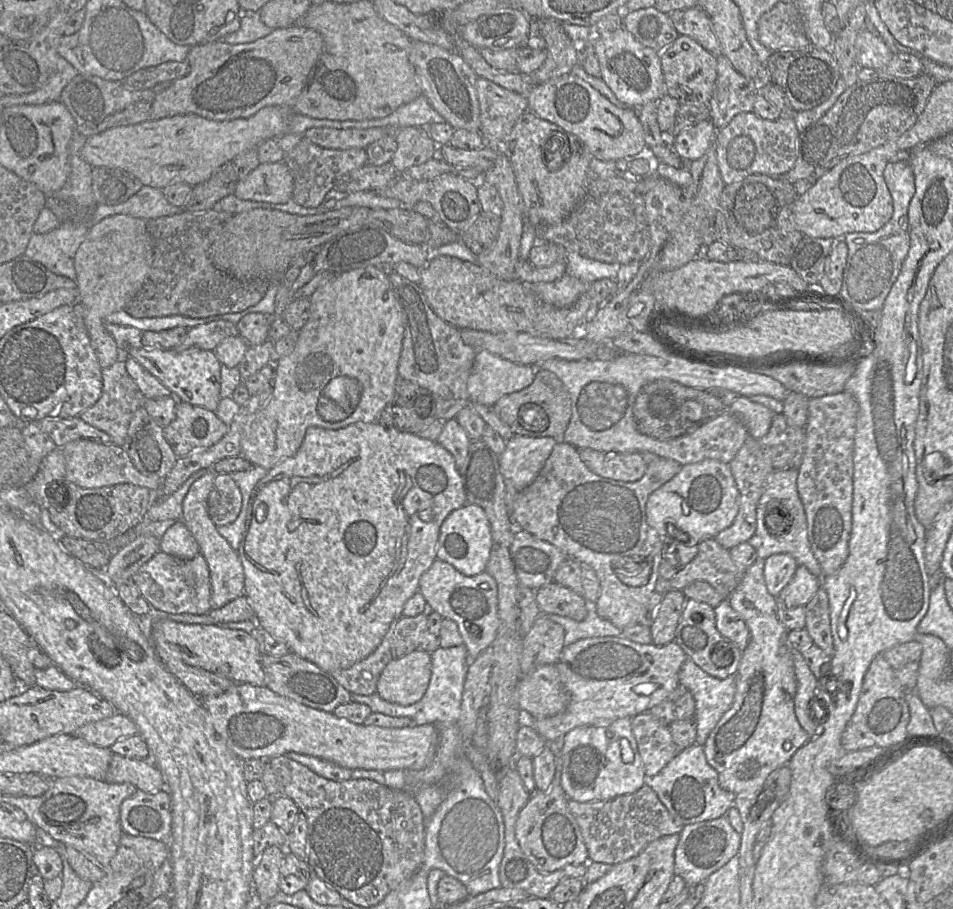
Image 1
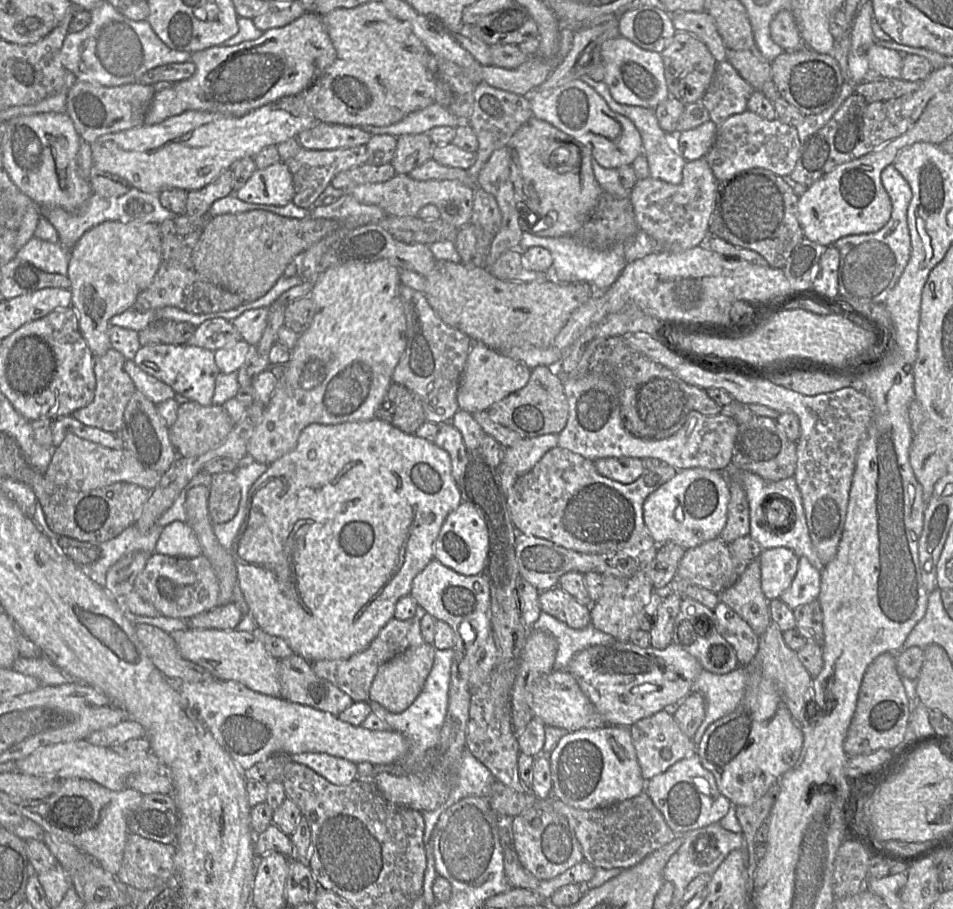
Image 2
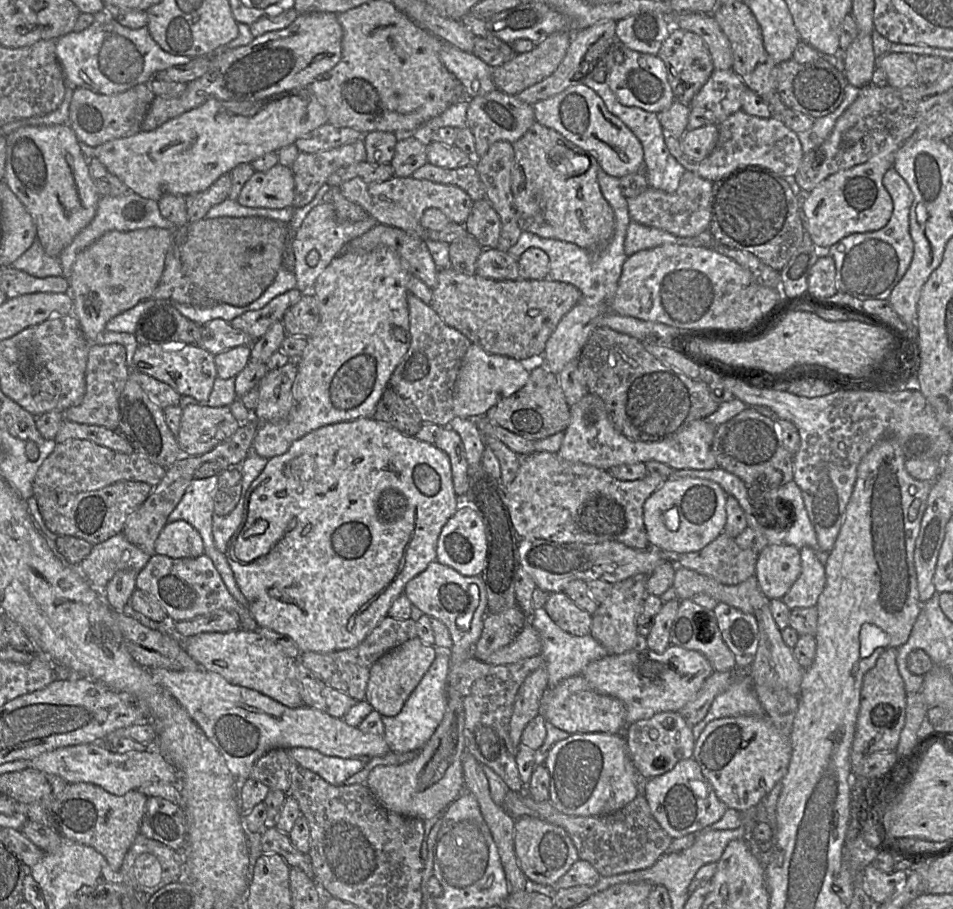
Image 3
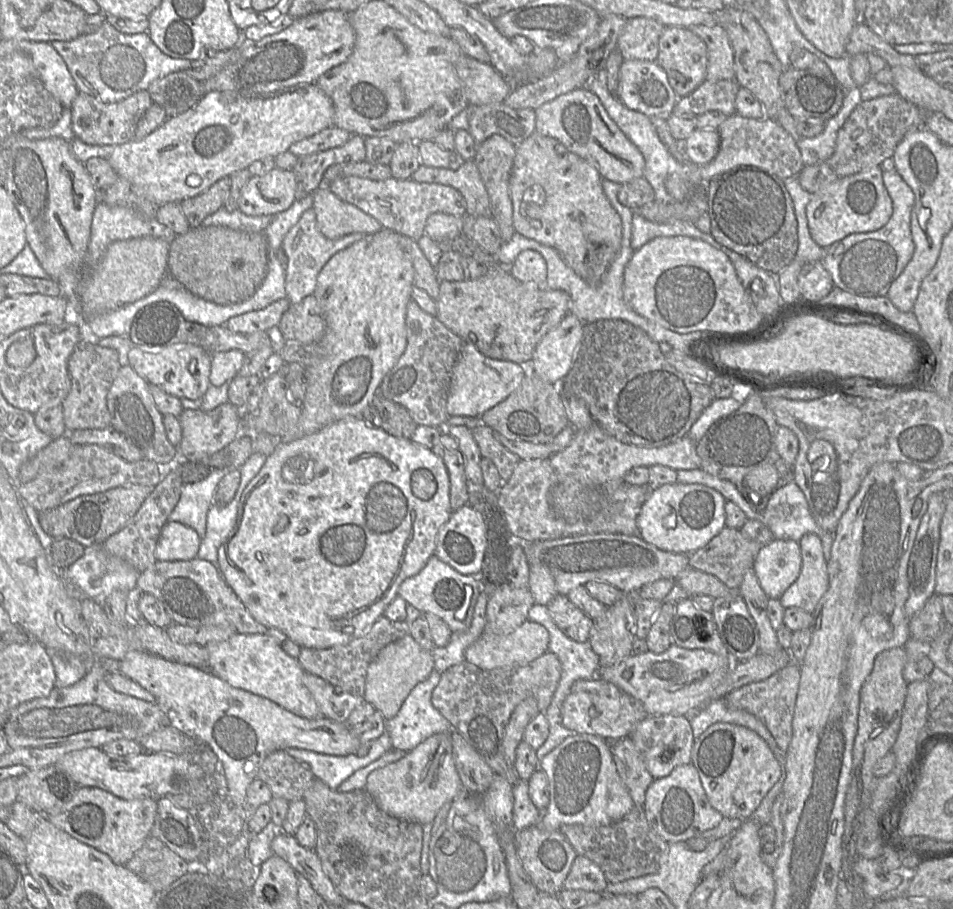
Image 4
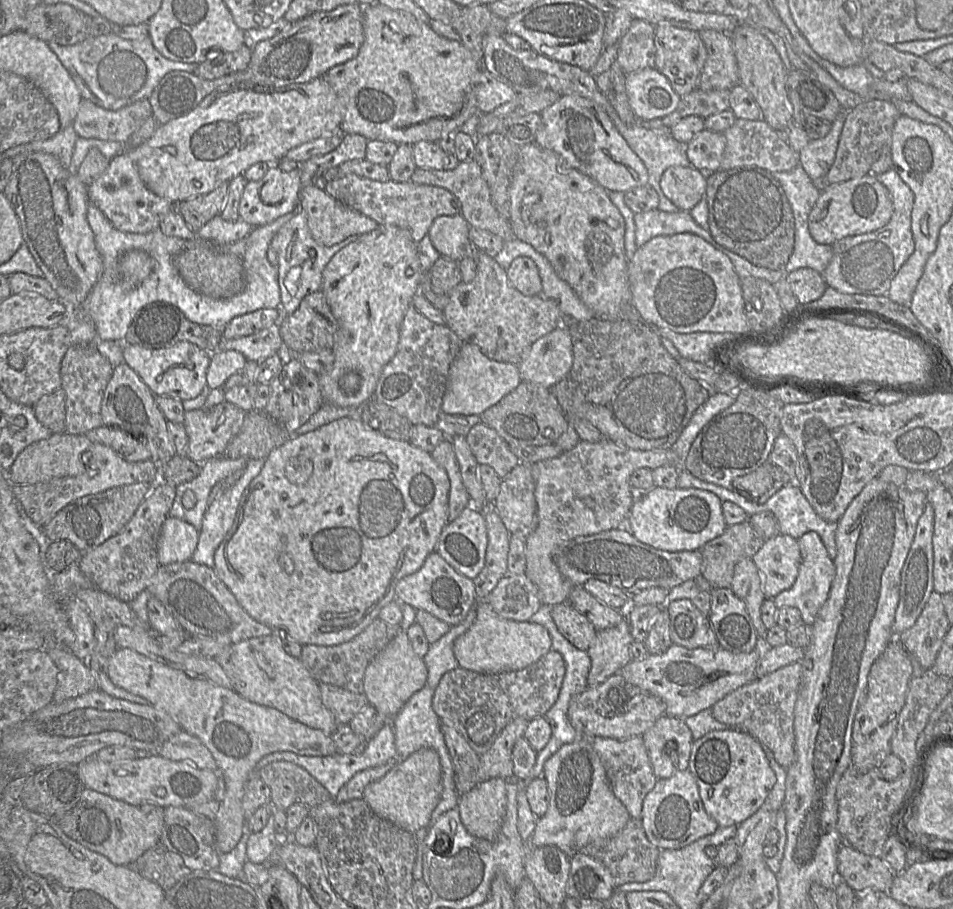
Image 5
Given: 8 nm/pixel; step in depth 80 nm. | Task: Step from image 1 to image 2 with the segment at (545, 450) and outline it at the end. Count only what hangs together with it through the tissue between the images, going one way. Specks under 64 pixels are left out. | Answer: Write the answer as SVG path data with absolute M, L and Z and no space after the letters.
M545 434L523 438L515 445L503 449L502 462L517 475L530 471L541 457L558 446L558 434Z

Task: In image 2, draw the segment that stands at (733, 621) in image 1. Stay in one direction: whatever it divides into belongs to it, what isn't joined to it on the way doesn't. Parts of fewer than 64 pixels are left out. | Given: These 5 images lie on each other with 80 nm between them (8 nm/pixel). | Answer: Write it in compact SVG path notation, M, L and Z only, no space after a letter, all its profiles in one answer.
M720 601L713 611L717 629L734 648L739 666L748 667L758 651L759 636L725 603Z

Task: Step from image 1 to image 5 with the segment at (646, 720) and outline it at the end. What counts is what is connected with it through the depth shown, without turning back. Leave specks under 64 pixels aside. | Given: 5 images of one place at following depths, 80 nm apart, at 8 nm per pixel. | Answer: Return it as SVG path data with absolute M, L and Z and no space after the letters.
M664 714L646 730L642 739L659 780L689 768L694 739L684 718Z

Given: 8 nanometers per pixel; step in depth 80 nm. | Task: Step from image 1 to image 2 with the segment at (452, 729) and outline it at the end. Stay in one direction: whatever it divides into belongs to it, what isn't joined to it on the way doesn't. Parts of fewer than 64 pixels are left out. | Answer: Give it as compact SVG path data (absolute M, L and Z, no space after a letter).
M436 649L434 662L423 689L405 711L397 714L392 713L374 701L367 701L371 707L372 713L386 722L390 726L390 730L401 733L408 741L407 753L402 759L396 762L424 764L424 769L428 767L428 763L433 756L434 748L439 741L440 731L448 711L450 671L453 656L453 649Z

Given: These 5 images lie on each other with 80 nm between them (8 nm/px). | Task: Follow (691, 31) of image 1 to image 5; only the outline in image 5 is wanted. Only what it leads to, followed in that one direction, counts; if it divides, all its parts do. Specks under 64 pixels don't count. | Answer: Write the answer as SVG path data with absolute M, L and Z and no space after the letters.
M716 30L698 32L707 52L697 88L704 91L731 90L739 83L739 70L729 33Z

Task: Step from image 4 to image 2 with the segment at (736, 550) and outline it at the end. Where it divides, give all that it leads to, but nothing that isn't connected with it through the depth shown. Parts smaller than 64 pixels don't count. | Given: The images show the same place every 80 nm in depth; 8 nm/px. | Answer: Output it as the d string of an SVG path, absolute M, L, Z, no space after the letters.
M715 538L686 550L676 578L720 594L736 583L748 564L732 554L729 544Z

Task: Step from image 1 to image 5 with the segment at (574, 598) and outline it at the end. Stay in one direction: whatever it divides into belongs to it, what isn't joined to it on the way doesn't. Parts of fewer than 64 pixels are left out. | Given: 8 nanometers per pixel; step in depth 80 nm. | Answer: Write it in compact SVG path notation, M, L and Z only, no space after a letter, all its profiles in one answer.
M569 601L552 606L551 615L559 632L573 646L588 651L597 631L586 616L576 610Z

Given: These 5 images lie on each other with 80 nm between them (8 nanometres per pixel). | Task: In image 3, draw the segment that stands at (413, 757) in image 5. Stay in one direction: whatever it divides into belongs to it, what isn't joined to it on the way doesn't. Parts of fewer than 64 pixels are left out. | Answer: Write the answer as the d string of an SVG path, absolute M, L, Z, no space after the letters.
M454 686L447 687L447 710L444 718L428 742L411 761L400 765L375 767L366 785L385 809L405 817L423 821L446 809L465 790L462 755L466 750L465 711L462 697Z

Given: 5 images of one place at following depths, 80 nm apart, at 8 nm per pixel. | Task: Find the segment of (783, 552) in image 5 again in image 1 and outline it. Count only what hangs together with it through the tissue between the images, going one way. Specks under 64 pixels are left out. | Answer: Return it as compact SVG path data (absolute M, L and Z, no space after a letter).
M786 553L773 554L764 560L764 580L768 592L777 597L781 590L792 580L798 564Z

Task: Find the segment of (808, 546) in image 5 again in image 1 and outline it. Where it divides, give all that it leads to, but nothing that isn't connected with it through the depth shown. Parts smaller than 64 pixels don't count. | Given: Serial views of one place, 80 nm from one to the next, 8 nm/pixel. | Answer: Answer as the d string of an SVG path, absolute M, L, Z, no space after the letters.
M798 565L792 580L776 597L788 608L804 607L821 587L821 580L805 566Z

